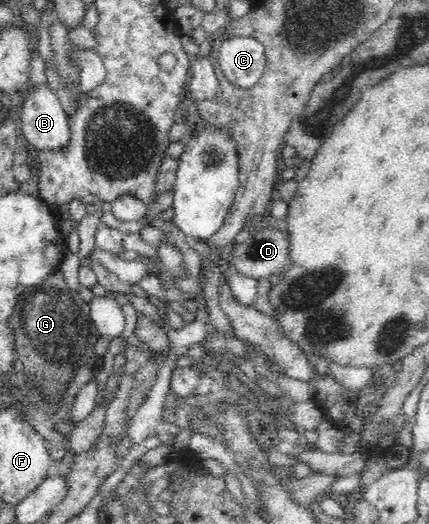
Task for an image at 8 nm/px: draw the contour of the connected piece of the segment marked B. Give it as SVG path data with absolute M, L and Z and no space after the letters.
M42 84L38 88L31 87L25 93L18 129L22 141L27 144L33 154L38 154L40 151L57 151L67 145L70 140L68 115L48 84Z

